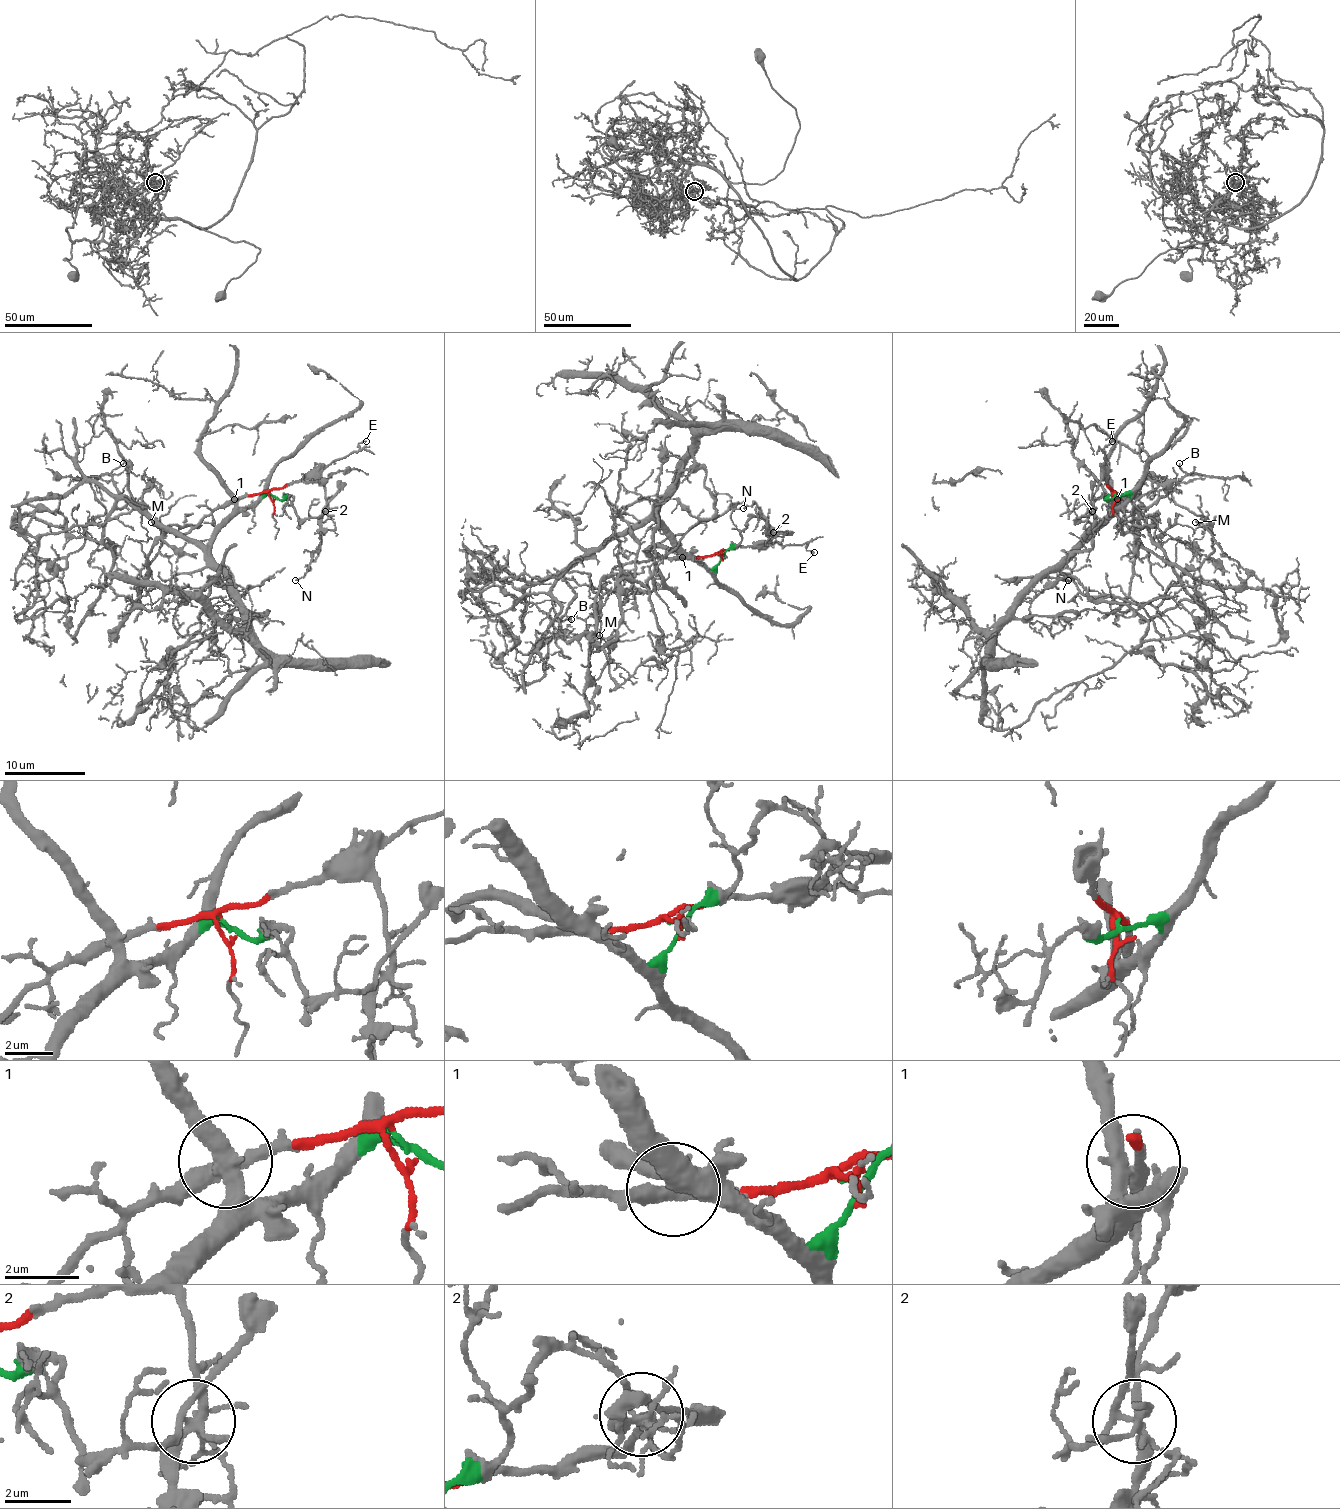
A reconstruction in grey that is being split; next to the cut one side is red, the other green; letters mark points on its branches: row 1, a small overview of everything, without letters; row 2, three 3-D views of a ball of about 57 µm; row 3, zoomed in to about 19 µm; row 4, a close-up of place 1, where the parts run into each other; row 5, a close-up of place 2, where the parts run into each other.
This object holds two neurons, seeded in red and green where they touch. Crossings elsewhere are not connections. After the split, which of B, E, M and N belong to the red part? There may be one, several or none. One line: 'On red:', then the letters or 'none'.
On red: E, M, N

